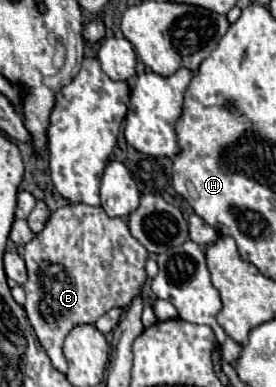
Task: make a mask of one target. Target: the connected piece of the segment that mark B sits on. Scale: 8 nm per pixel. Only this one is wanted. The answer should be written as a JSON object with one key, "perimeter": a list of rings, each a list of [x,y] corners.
{"perimeter":[[[85,203],[65,205],[51,213],[45,229],[23,247],[23,259],[27,263],[29,273],[29,279],[23,285],[27,293],[27,301],[23,307],[35,329],[37,339],[45,347],[57,371],[67,371],[67,361],[63,357],[63,341],[75,325],[95,323],[113,307],[129,307],[133,297],[141,291],[141,287],[147,281],[147,273],[143,267],[147,255],[147,249],[131,237],[127,221],[123,217],[109,217],[101,207],[91,207]]]}

